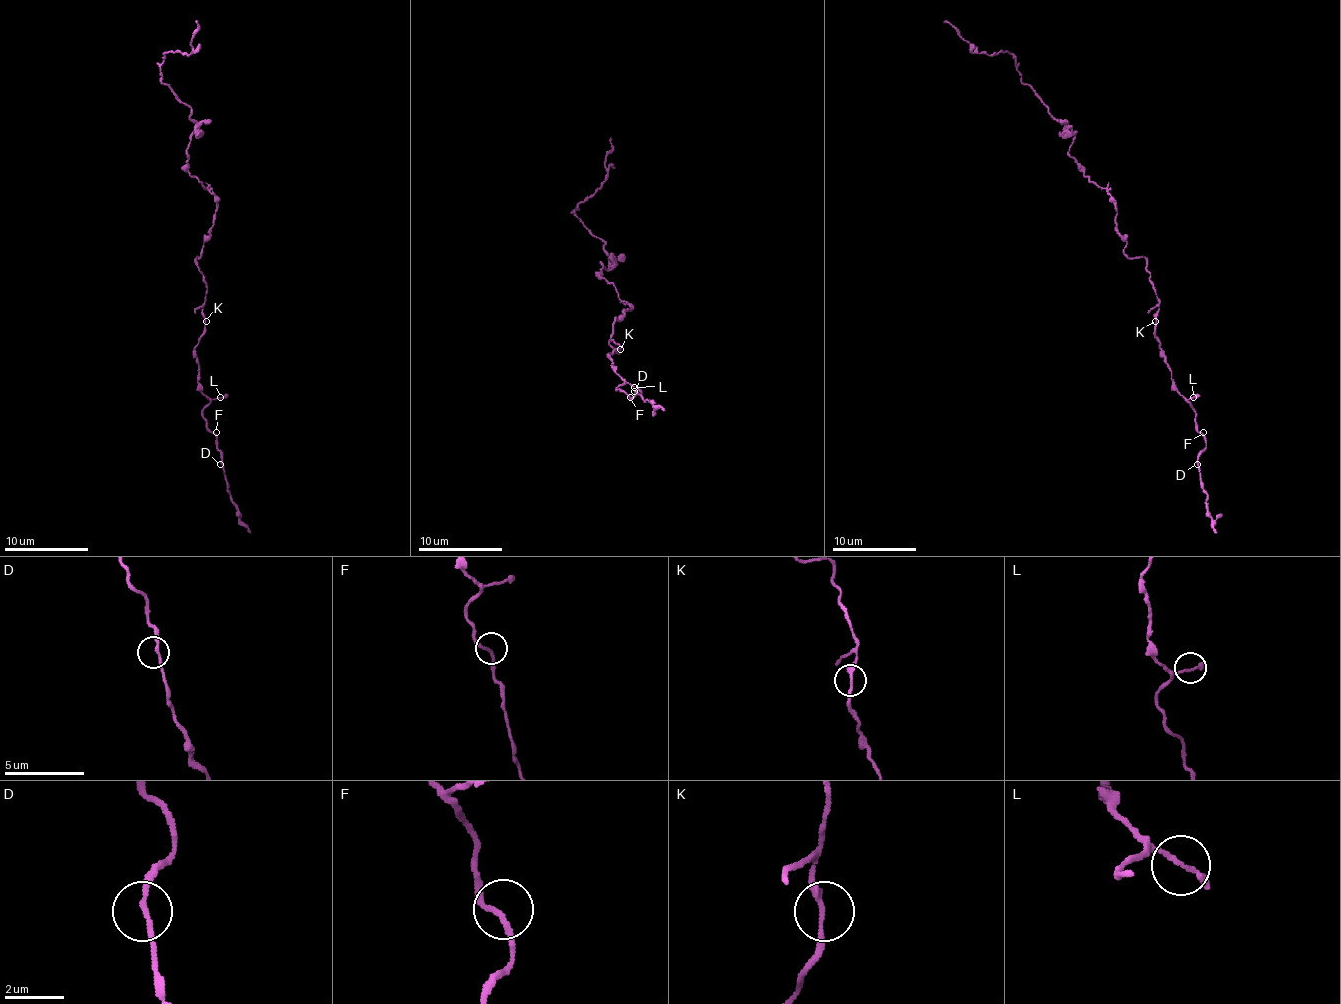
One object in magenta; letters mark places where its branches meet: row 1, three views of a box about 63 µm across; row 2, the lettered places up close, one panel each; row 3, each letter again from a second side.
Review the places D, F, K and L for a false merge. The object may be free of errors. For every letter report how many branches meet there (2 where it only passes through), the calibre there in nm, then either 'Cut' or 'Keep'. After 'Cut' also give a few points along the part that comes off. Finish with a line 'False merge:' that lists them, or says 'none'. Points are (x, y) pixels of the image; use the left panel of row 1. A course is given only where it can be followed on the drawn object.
D: Branches: 2. Thickness 180 nm. Keep
F: Branches: 2. Thickness 170 nm. Keep
K: Branches: 2. Thickness 180 nm. Keep
L: Branches: 2. Thickness 160 nm. Keep
False merge: none

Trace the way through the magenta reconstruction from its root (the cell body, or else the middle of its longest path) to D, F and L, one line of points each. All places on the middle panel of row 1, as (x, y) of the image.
D: (617, 320), (611, 341), (621, 349), (609, 355), (613, 370), (623, 380), (617, 389), (630, 399), (634, 391)
F: (617, 320), (613, 324), (611, 341), (621, 349), (609, 355), (613, 370), (623, 380), (617, 389), (630, 397)
L: (617, 320), (613, 324), (611, 341), (621, 349), (609, 355), (613, 368), (634, 387)

